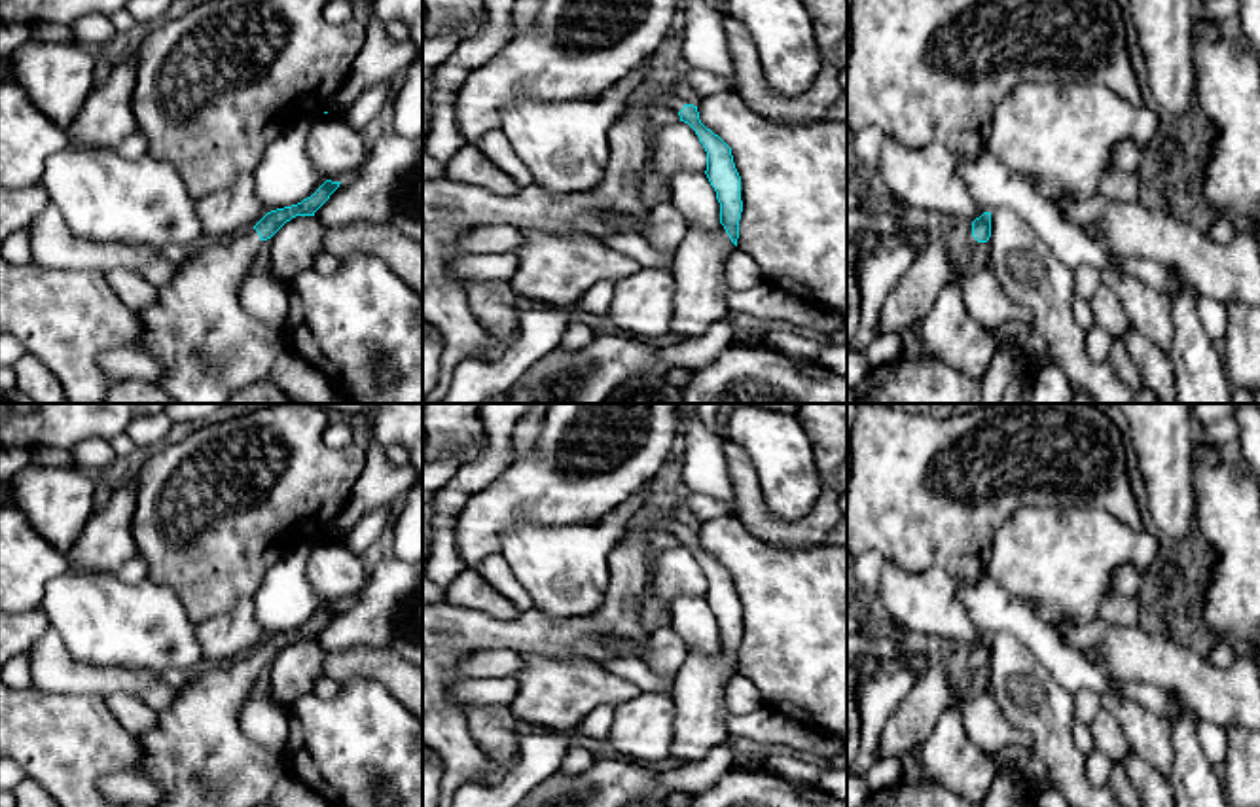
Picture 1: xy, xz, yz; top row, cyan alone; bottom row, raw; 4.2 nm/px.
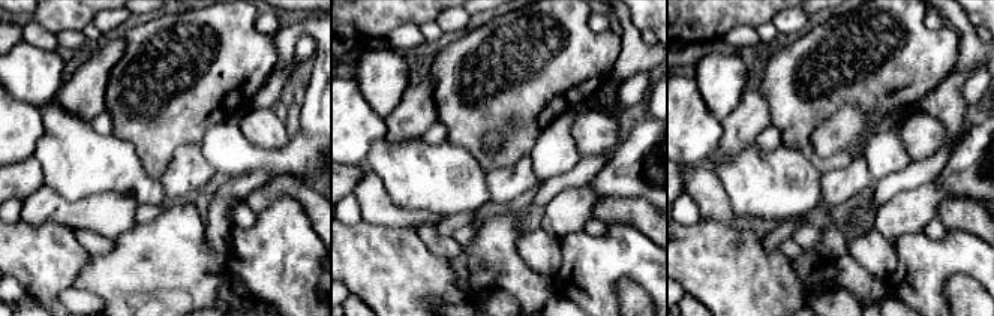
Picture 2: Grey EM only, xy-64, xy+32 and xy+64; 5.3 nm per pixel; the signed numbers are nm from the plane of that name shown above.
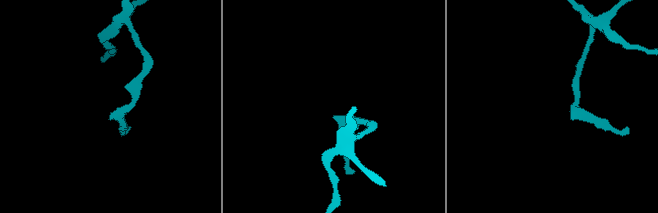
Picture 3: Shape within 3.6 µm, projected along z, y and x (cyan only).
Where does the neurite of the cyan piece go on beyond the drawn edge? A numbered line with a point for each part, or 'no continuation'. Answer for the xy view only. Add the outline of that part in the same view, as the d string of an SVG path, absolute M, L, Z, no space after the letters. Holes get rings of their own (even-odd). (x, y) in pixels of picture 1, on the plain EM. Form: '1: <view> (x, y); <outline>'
1: xy (198, 756); M256 654L231 667L214 665L178 690L172 705L157 712L155 726L138 735L138 775L159 788L159 807L256 807L288 775L284 750L265 748L241 729L241 708L252 697L260 669Z

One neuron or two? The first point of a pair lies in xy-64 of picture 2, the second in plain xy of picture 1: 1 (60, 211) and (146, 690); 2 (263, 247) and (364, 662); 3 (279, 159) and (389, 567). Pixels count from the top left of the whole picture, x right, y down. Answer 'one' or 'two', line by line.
1: one
2: two
3: two

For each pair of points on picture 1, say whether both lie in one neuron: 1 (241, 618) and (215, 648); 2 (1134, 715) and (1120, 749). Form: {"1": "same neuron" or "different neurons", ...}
{"1": "same neuron", "2": "different neurons"}

